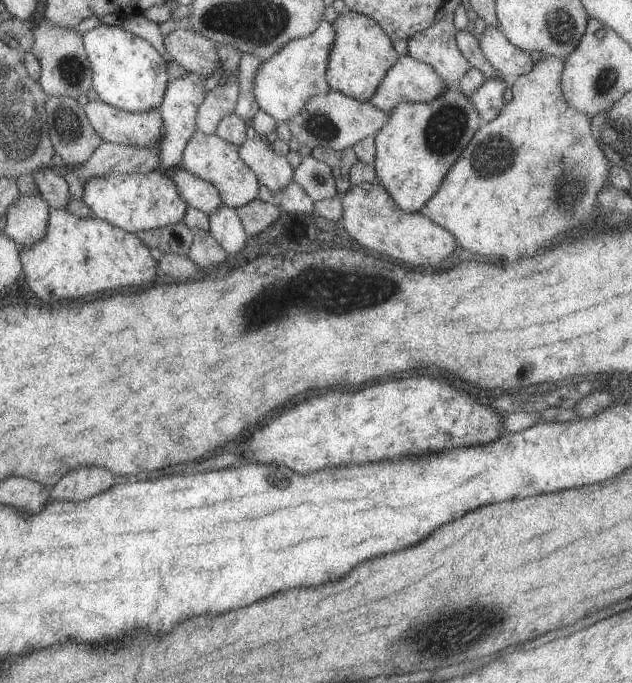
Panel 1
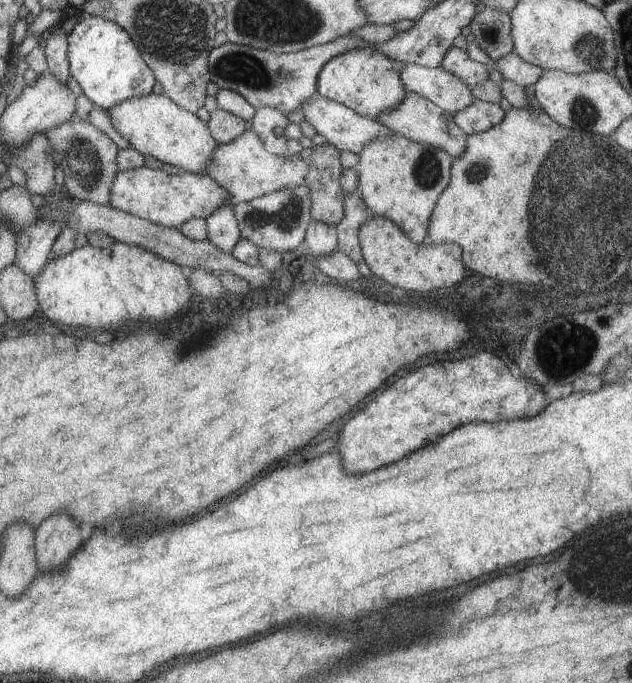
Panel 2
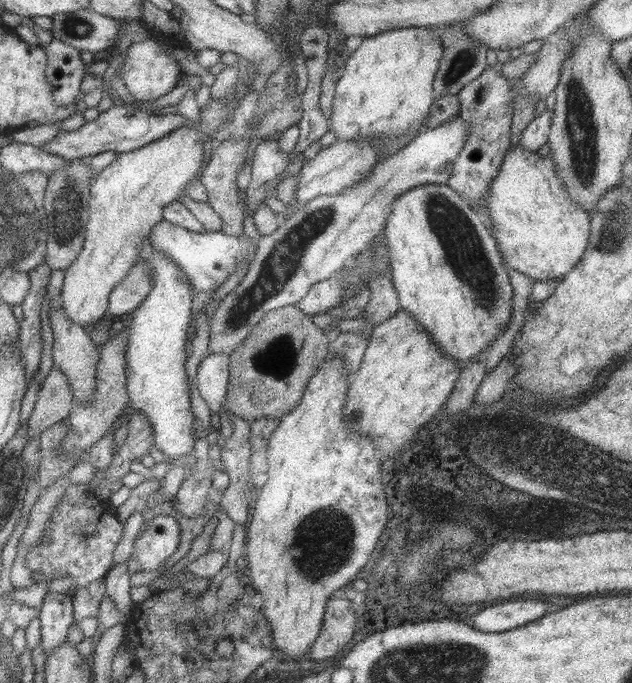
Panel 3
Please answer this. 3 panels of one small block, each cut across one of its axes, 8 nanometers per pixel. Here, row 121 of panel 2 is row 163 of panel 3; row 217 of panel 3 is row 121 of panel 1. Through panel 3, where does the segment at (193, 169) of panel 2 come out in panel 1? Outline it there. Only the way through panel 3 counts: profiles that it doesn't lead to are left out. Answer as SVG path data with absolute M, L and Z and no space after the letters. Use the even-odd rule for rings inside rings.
M99 99L87 101L82 107L102 143L149 148L161 138L162 118L158 109L132 113Z

